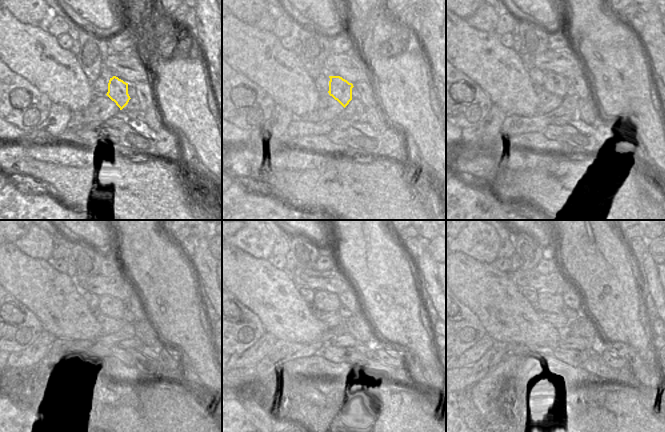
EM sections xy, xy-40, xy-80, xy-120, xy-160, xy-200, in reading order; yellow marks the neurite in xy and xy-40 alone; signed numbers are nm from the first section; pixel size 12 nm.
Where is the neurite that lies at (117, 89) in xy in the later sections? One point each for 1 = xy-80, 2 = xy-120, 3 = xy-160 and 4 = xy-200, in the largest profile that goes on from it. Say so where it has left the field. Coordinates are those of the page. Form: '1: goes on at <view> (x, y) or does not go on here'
1: goes on at xy-80 (554, 83)
2: goes on at xy-120 (110, 306)
3: goes on at xy-160 (323, 301)
4: goes on at xy-200 (548, 302)

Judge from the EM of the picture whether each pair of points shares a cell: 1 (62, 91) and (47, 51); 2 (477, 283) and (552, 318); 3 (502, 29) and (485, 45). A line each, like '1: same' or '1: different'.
1: same
2: different
3: different

